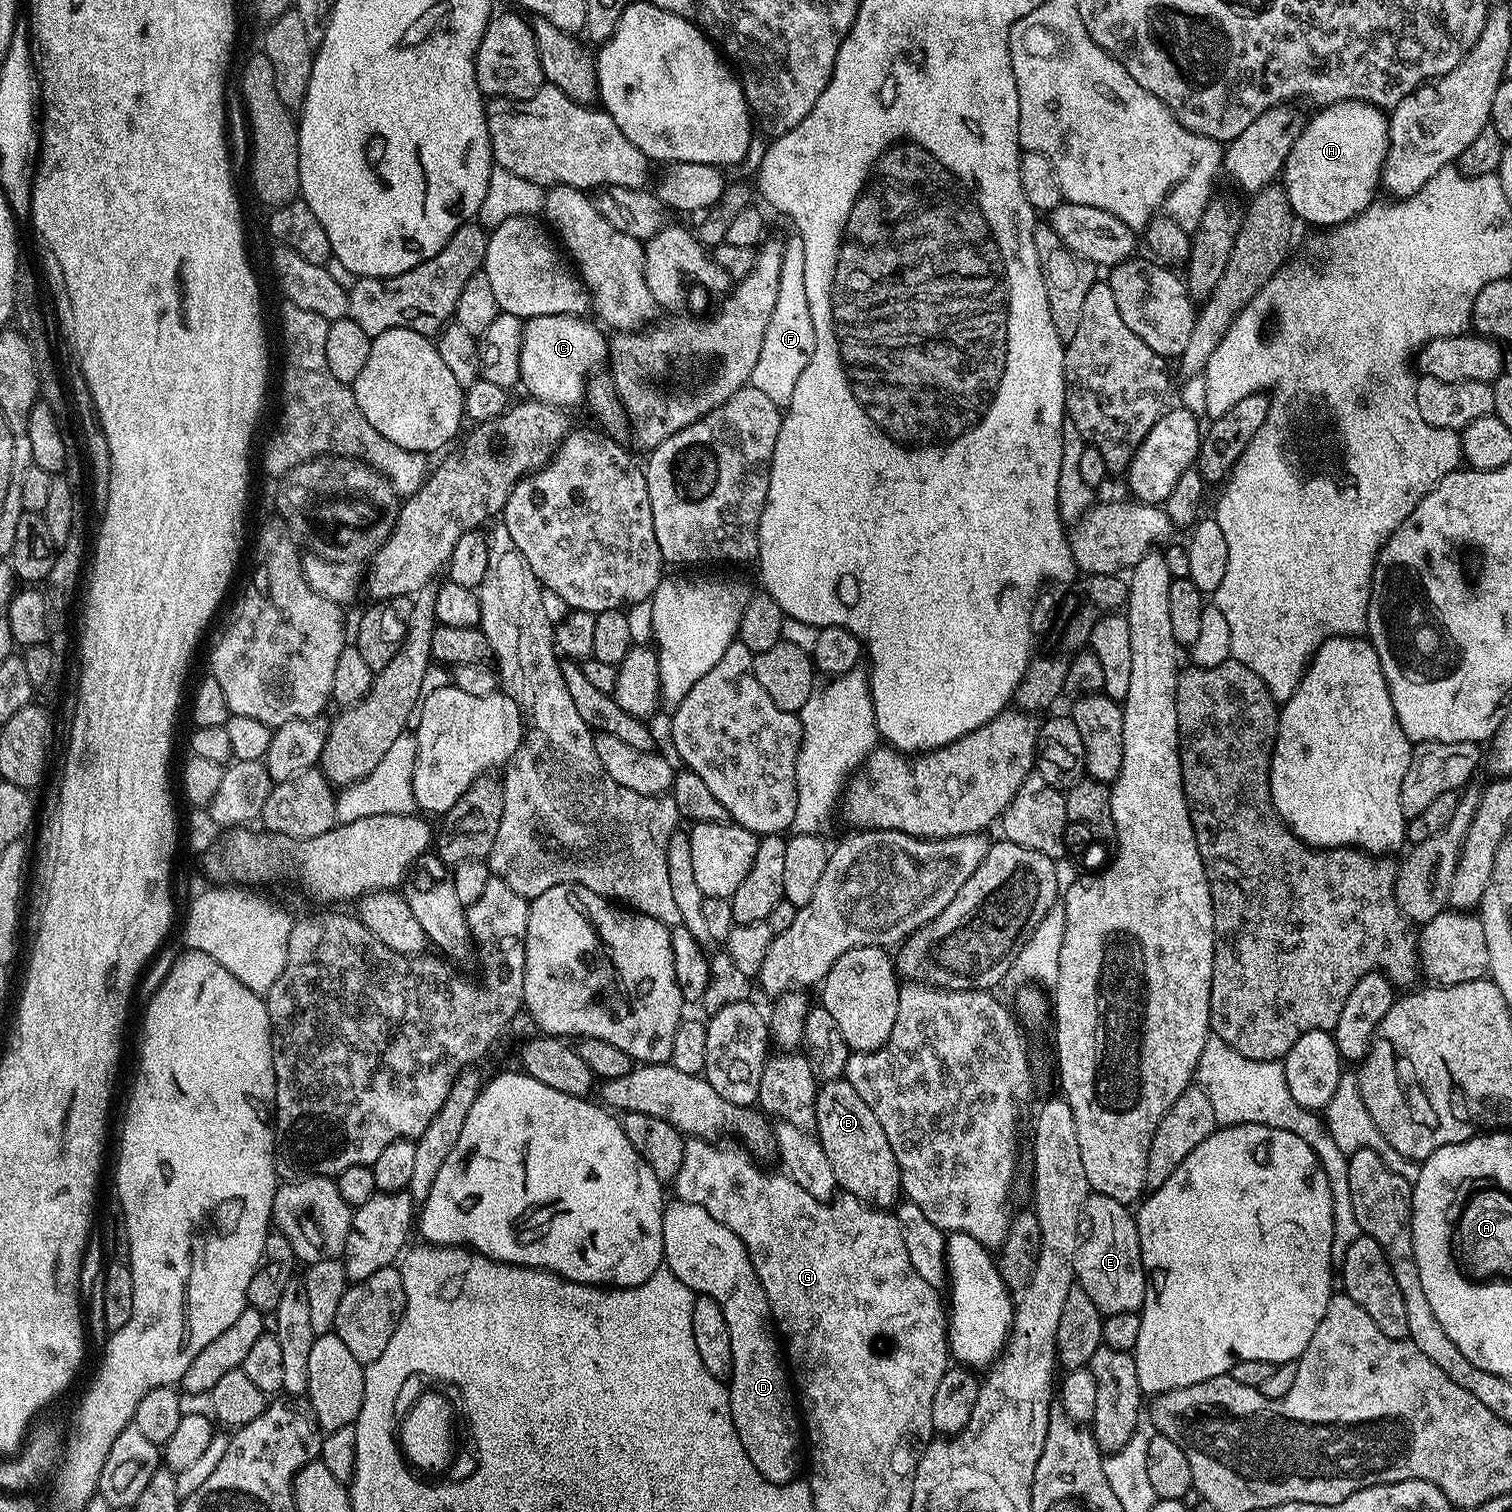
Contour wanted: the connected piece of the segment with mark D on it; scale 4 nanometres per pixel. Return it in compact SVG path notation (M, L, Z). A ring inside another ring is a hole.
M676 1198L673 1199L673 1201L673 1204L671 1201L664 1205L664 1217L662 1218L662 1242L664 1243L663 1263L673 1274L675 1274L675 1276L678 1277L678 1279L682 1282L686 1282L686 1286L691 1288L693 1292L701 1296L714 1298L714 1302L718 1302L718 1306L722 1306L722 1318L726 1318L726 1330L730 1330L732 1374L730 1377L730 1387L728 1388L728 1401L730 1402L730 1410L732 1411L734 1430L738 1434L738 1438L742 1442L742 1446L750 1458L750 1462L754 1462L758 1474L764 1480L767 1480L769 1484L791 1484L793 1480L797 1479L798 1472L796 1472L796 1467L799 1466L800 1460L802 1464L802 1424L796 1413L798 1404L794 1399L794 1388L790 1383L790 1372L786 1367L785 1357L782 1355L782 1344L778 1339L777 1325L772 1319L772 1311L768 1305L766 1290L762 1288L762 1282L752 1265L752 1259L748 1253L748 1247L738 1238L738 1234L734 1234L734 1230L722 1226L722 1222L718 1222L718 1218L710 1218L710 1214L706 1214L706 1210L702 1210L702 1206L698 1206L694 1202L690 1202L683 1198Z

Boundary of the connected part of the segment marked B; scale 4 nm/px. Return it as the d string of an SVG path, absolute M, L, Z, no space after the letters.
M847 1078L819 1085L814 1130L826 1158L830 1158L837 1185L847 1195L857 1196L877 1210L891 1209L901 1199L900 1167L894 1158L894 1150L890 1150L886 1133L878 1123L878 1118L874 1118L874 1110L870 1110L870 1106L858 1098Z

